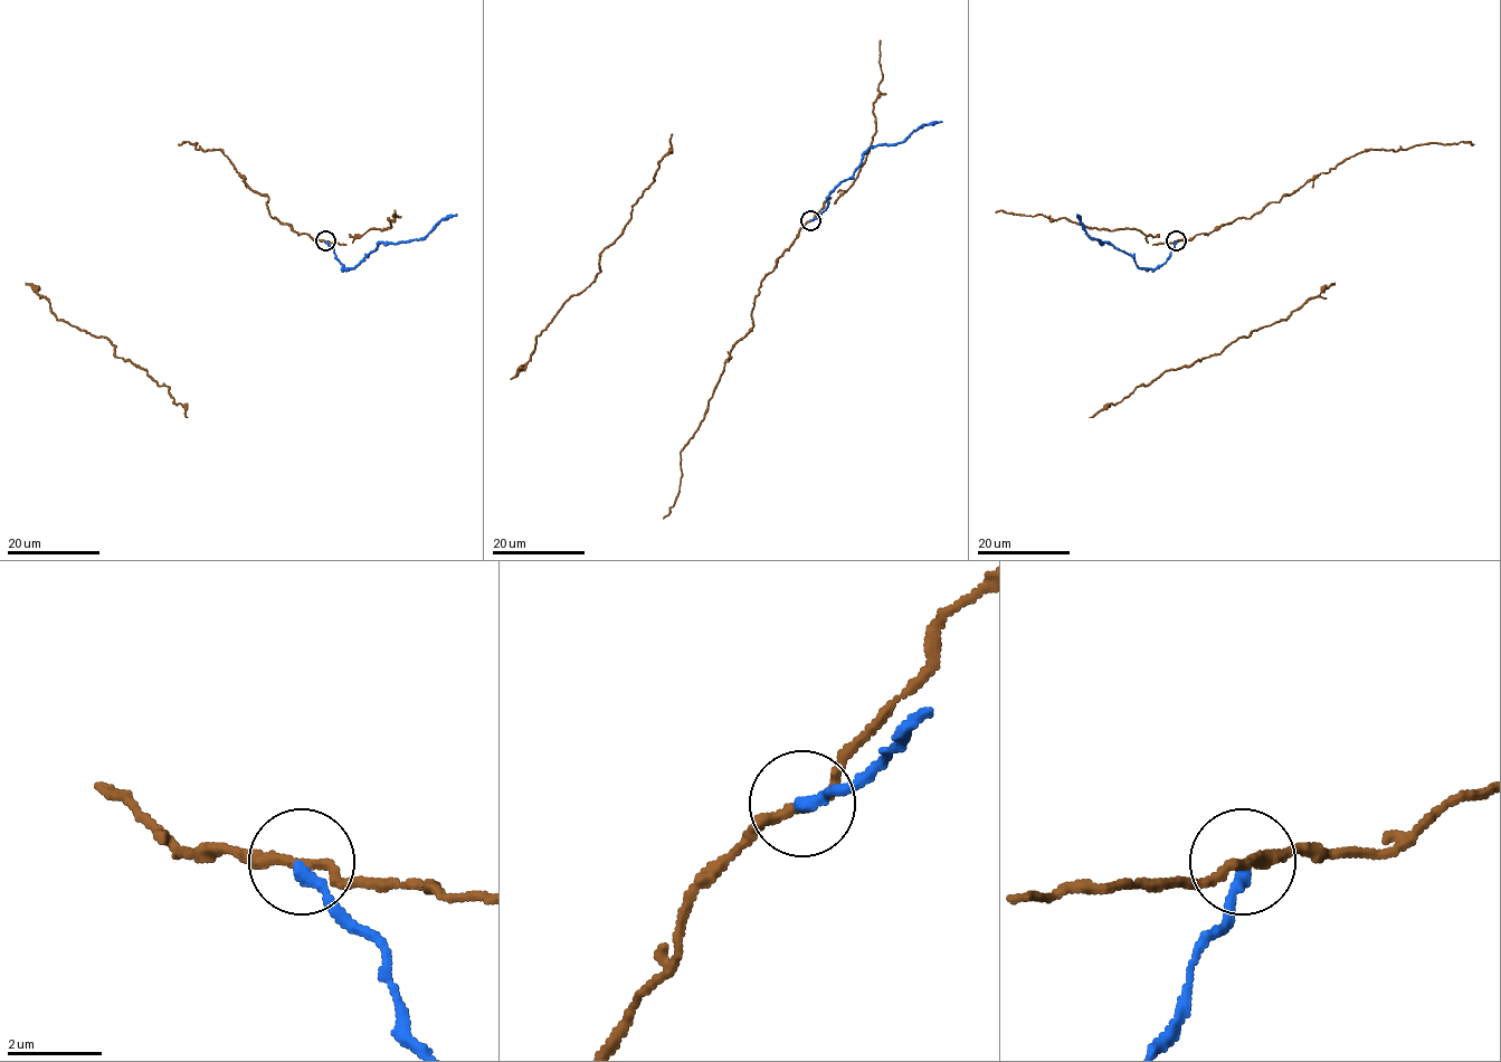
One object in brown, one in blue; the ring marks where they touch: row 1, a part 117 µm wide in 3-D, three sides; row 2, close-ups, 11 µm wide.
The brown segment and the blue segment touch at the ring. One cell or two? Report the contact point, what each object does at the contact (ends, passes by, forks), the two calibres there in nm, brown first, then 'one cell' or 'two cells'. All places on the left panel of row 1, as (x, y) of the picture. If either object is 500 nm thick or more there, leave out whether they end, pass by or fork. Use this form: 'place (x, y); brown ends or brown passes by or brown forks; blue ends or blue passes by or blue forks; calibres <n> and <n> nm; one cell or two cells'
place (325, 240); brown passes by; blue ends; calibres 200 and 260 nm; two cells

